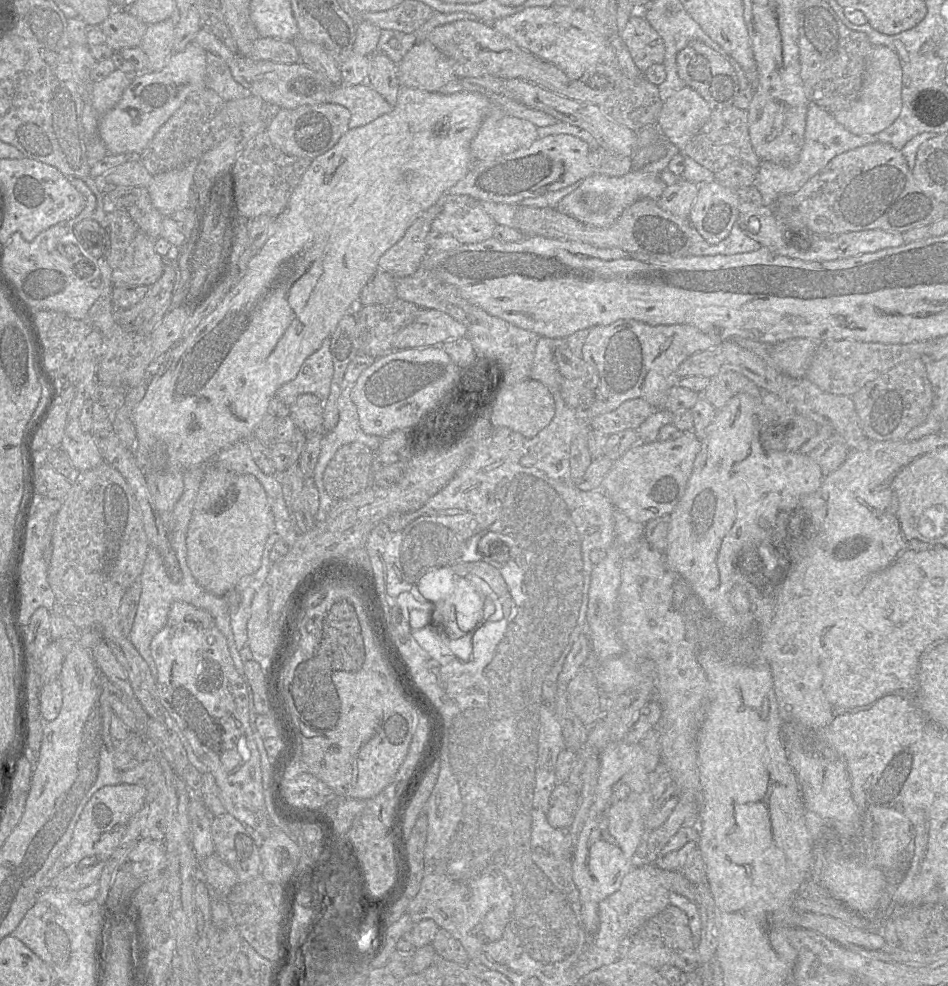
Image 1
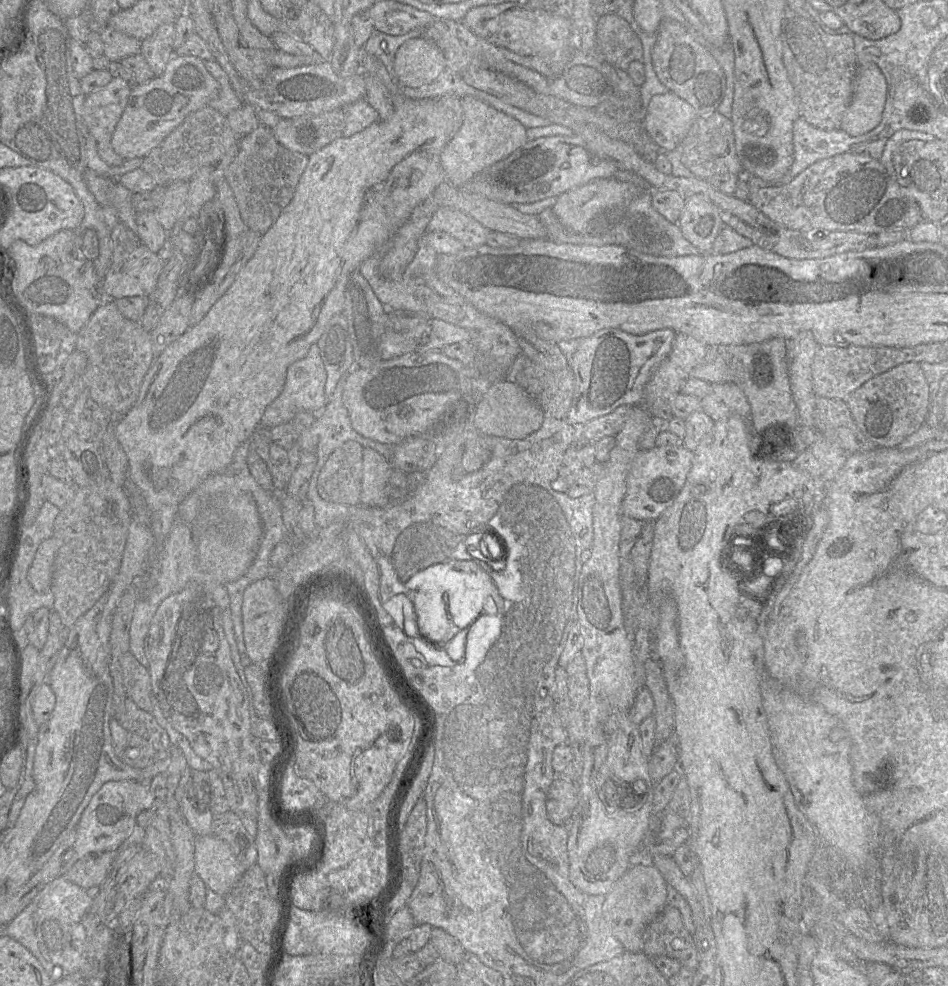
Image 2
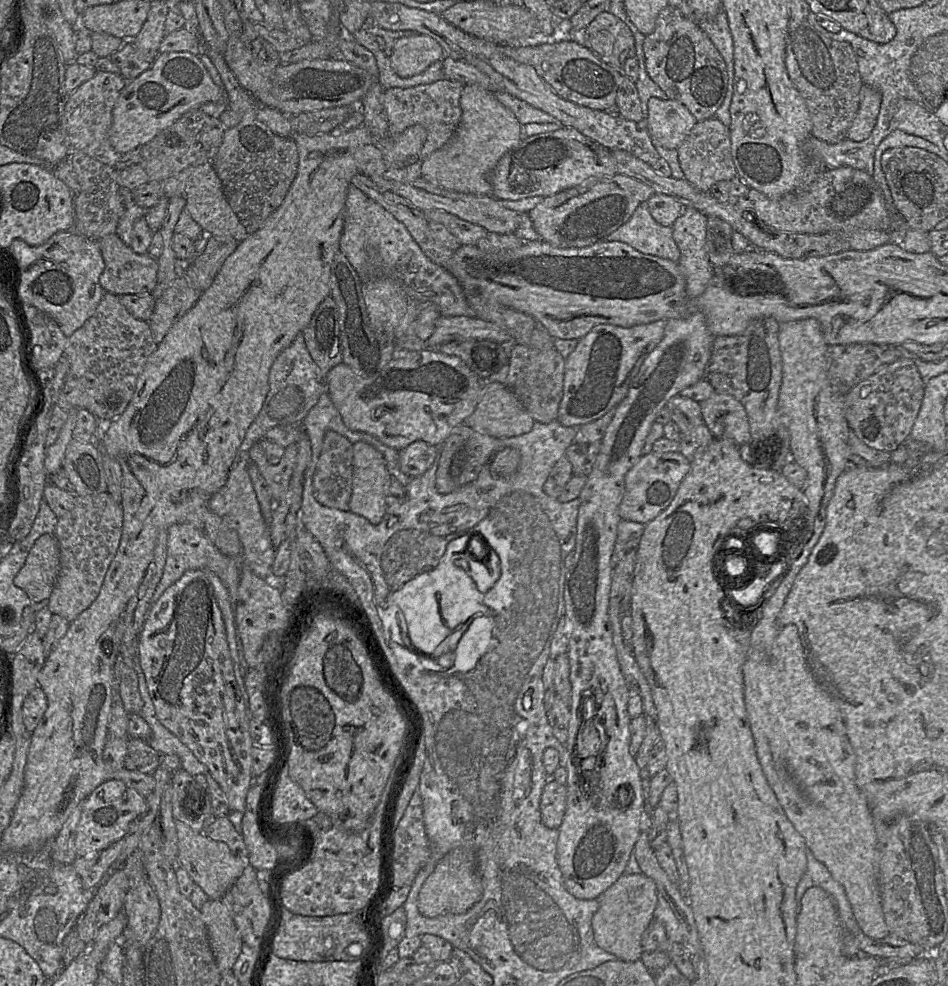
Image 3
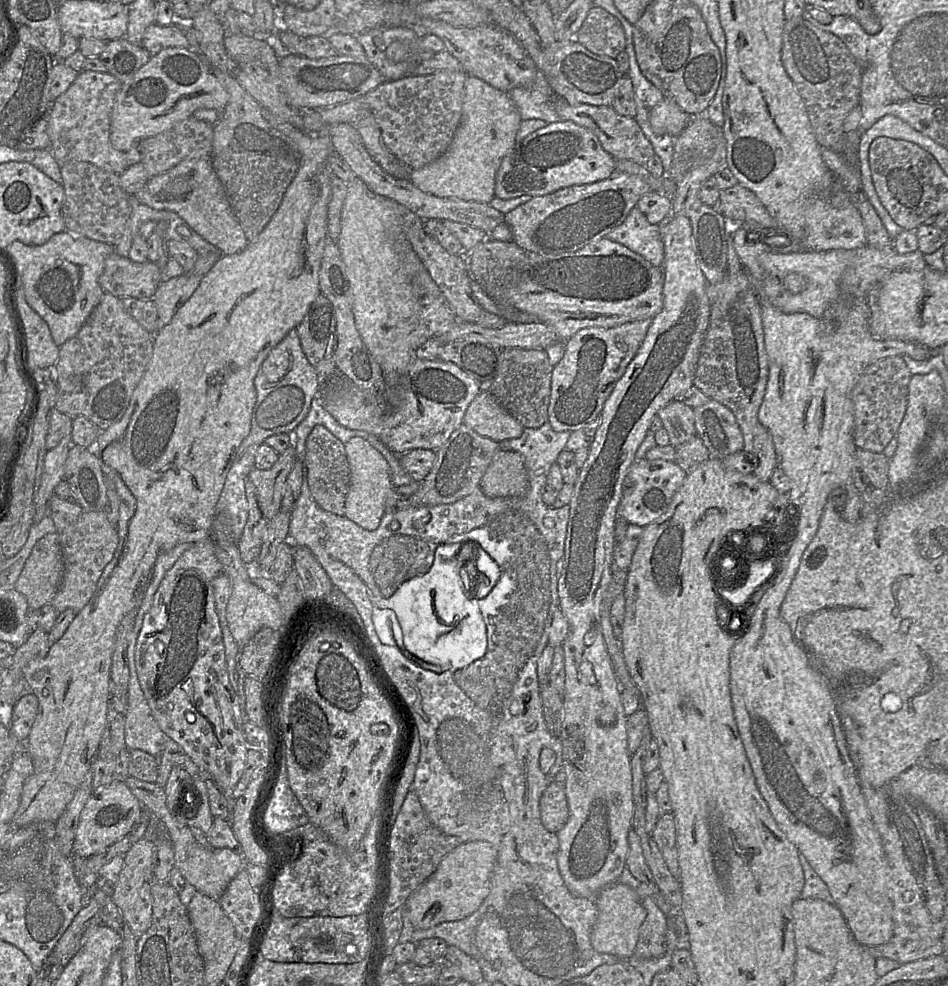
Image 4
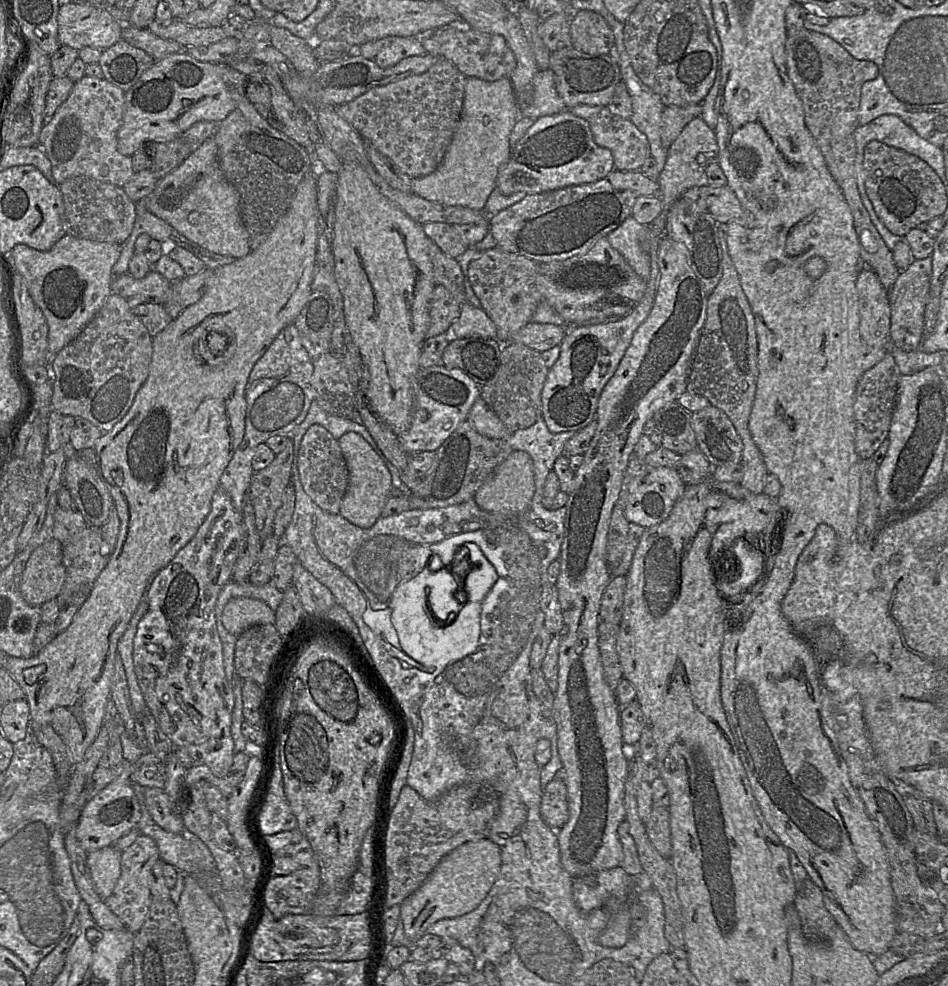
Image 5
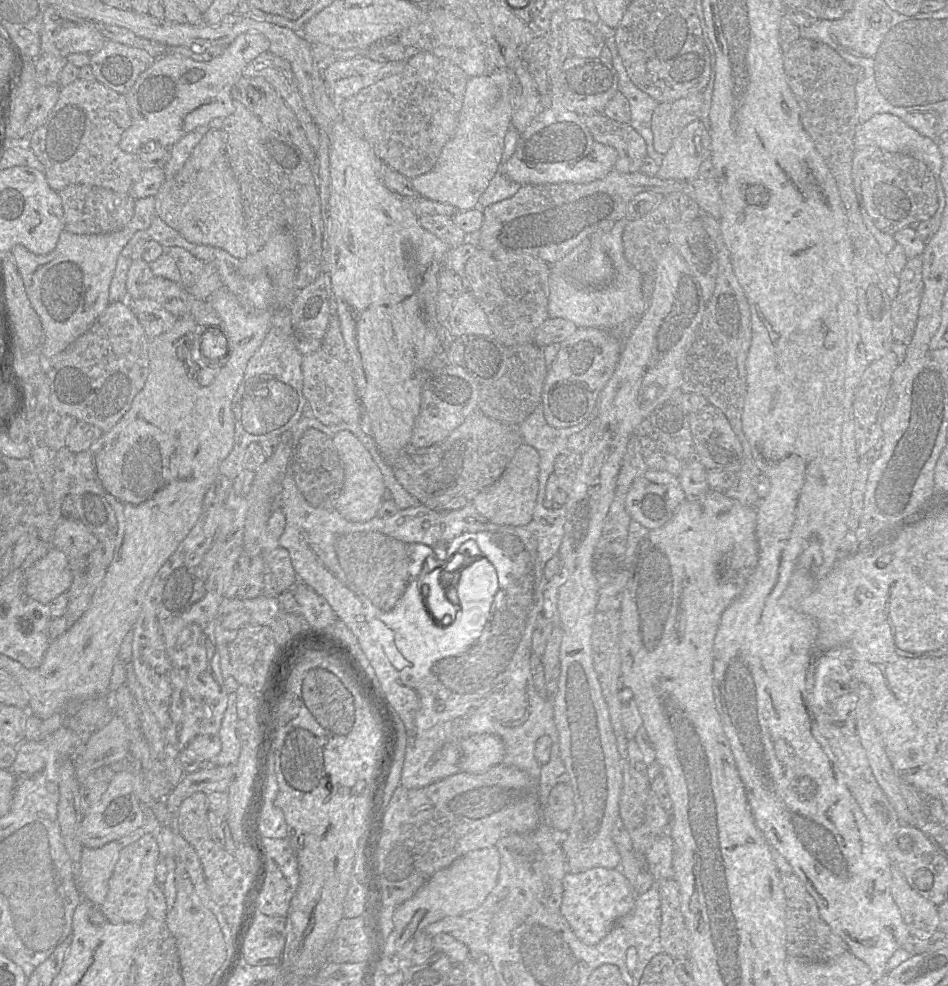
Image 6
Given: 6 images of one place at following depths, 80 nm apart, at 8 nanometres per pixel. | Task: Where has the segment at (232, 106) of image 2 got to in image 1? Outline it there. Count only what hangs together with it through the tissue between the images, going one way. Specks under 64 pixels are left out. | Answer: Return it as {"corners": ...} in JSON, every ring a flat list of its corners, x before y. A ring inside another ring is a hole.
{"corners":[[207,52,206,57,205,87,216,92,226,102,251,95,249,90,233,78,230,67,220,56]]}

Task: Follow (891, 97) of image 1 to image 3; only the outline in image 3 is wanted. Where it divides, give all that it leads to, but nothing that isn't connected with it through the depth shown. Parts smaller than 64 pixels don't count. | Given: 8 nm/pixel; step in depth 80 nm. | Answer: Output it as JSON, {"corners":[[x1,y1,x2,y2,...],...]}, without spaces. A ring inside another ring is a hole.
{"corners":[[863,84,859,107,847,130,846,138,859,142,871,134,877,121,881,102,881,93,875,88]]}

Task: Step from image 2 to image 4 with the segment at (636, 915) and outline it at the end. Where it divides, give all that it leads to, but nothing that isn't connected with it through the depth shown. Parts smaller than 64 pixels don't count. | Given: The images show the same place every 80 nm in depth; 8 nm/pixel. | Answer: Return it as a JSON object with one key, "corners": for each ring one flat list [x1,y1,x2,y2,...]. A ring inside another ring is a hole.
{"corners":[[617,881,599,892,596,896,596,903,598,917,591,933,593,948,600,953,611,954,620,960,627,960,635,954,639,930,647,914,637,892]]}

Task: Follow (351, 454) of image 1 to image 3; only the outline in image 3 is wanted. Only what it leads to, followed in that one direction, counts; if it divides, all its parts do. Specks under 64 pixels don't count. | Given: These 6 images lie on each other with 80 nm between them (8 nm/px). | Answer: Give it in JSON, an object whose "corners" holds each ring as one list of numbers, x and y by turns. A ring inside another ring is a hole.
{"corners":[[327,431,313,475,315,498,324,506,349,510,353,482,353,443]]}

